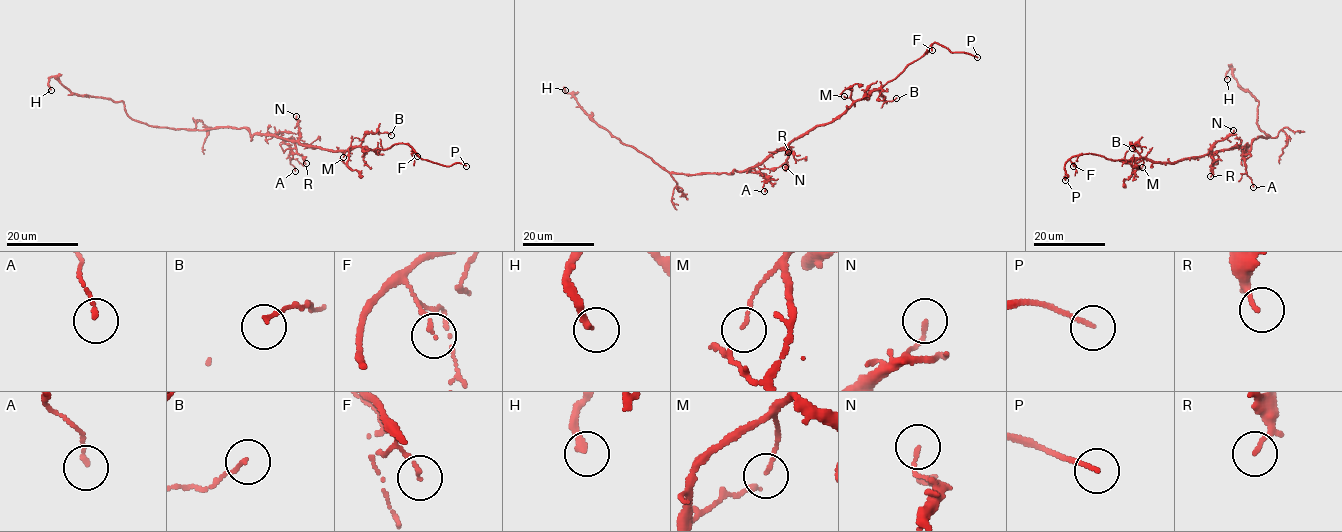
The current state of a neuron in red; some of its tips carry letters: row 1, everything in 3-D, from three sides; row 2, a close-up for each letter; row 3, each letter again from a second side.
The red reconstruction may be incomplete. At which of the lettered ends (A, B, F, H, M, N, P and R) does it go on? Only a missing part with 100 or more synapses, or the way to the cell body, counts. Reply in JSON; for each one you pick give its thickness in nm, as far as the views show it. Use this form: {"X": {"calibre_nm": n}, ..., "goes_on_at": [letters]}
{"P": {"calibre_nm": 130}, "goes_on_at": ["P"]}

